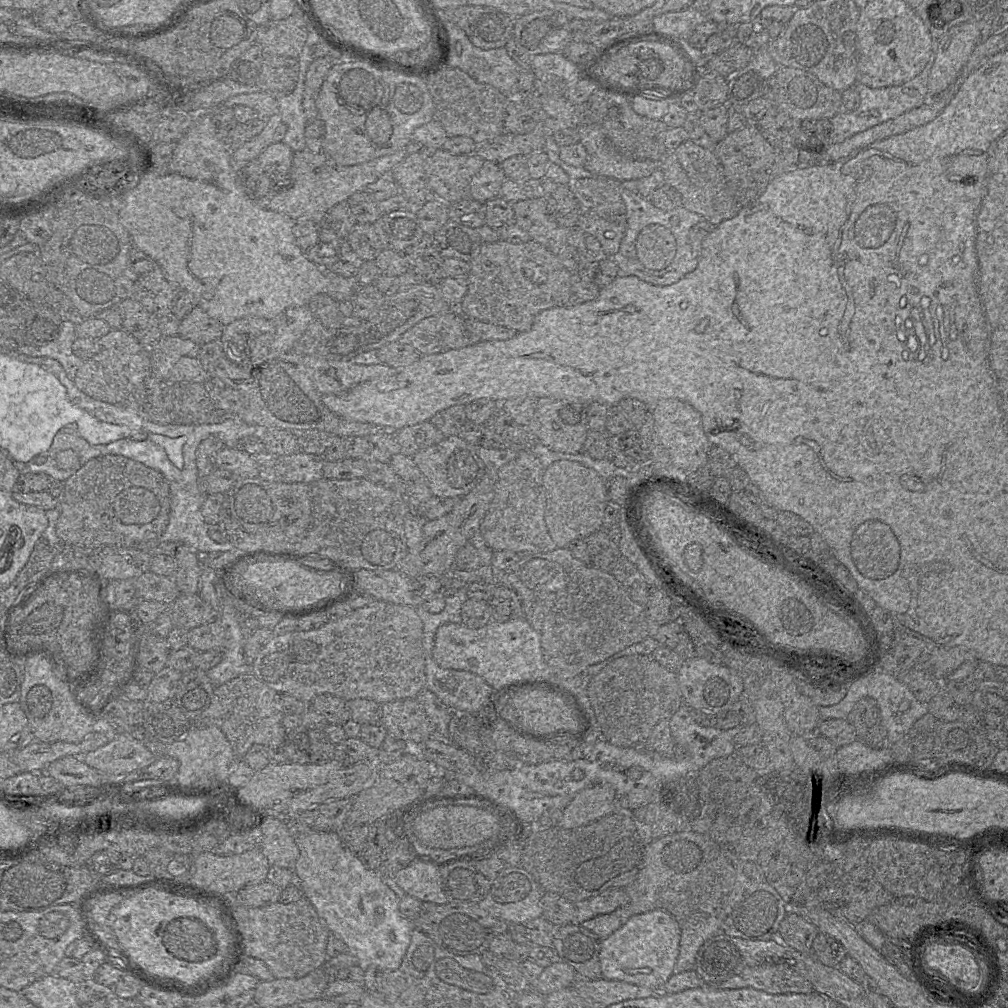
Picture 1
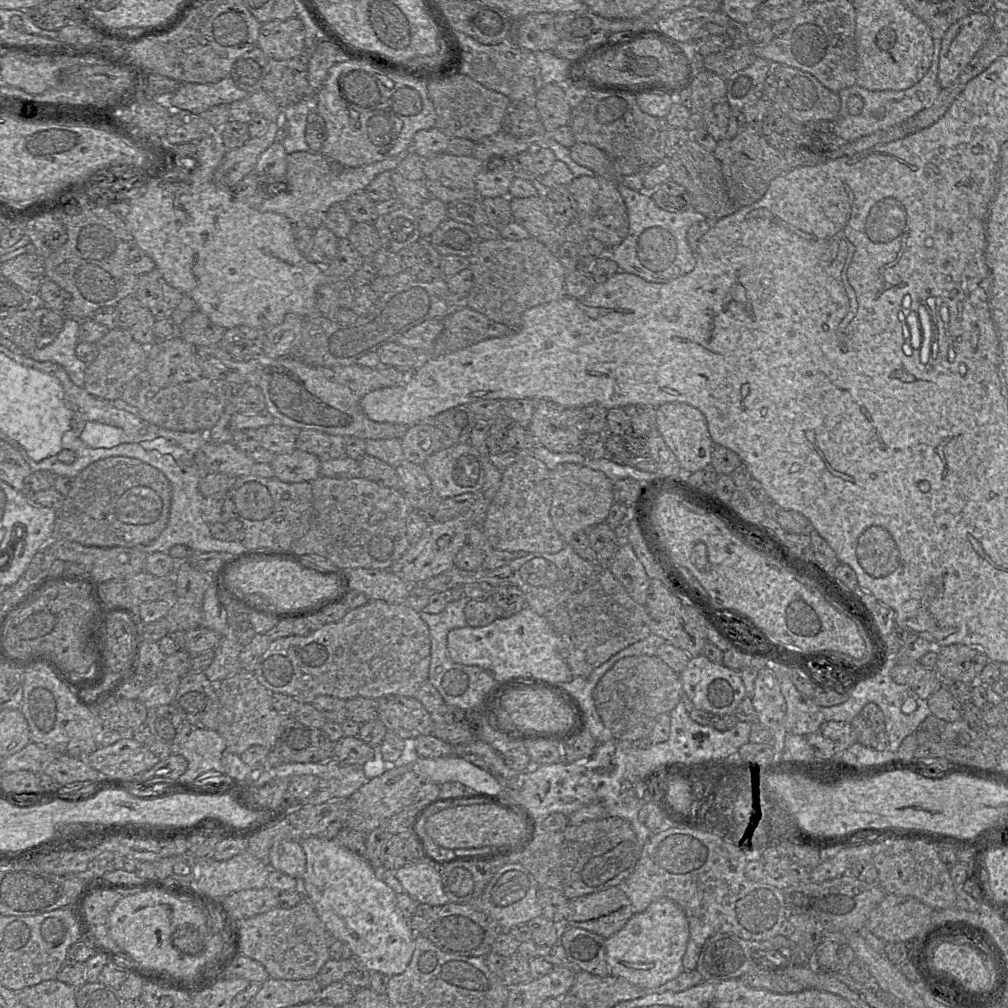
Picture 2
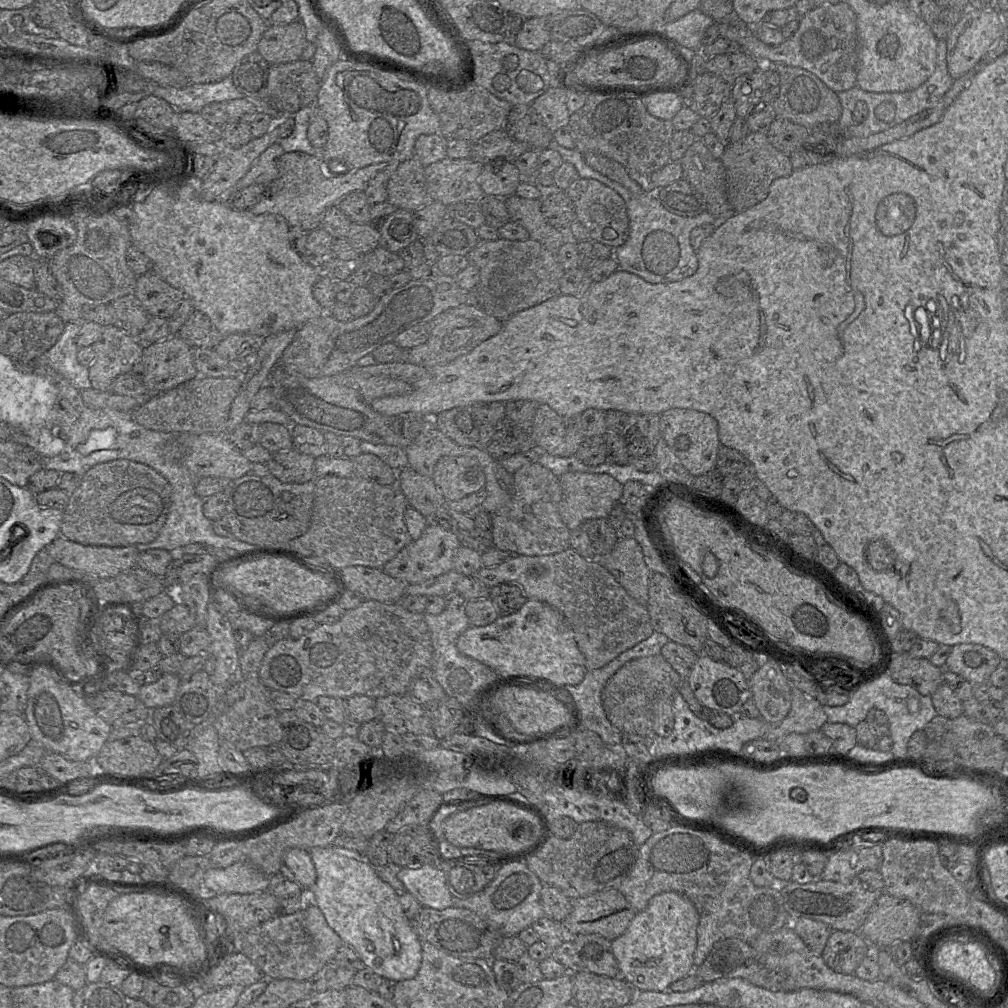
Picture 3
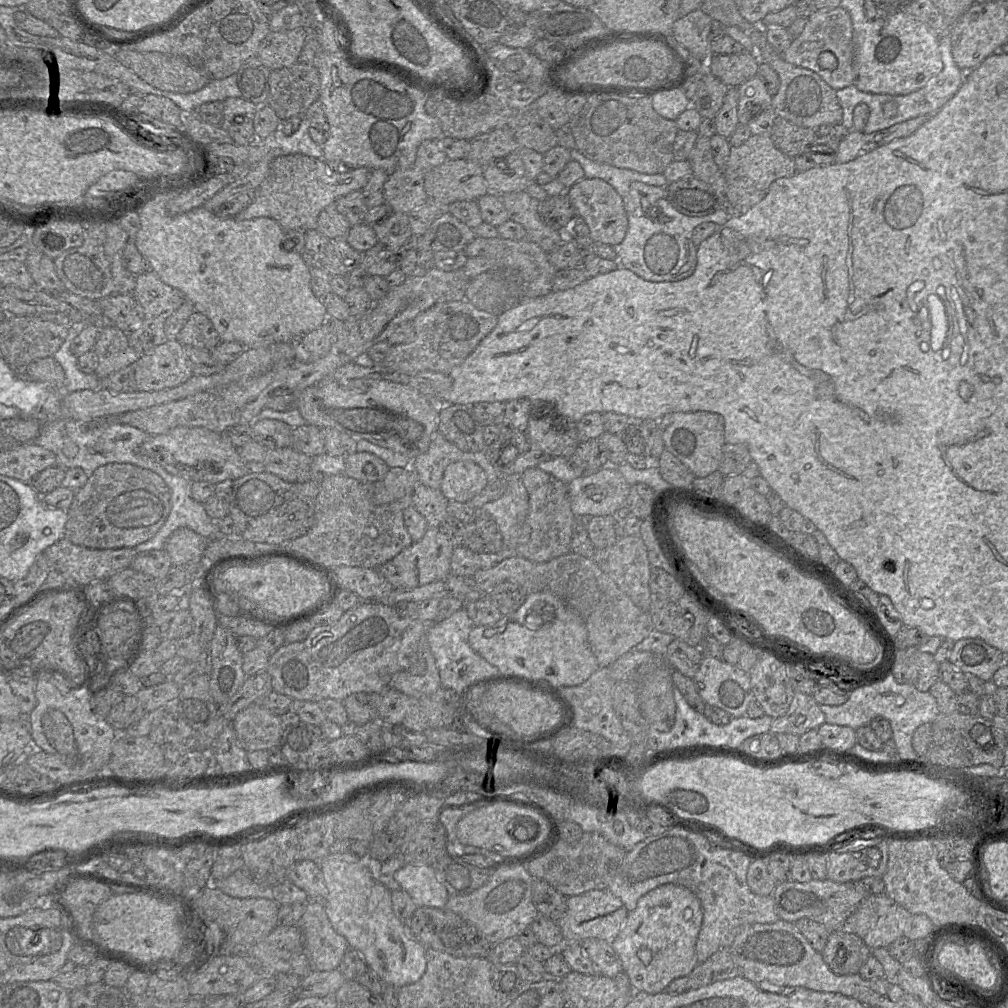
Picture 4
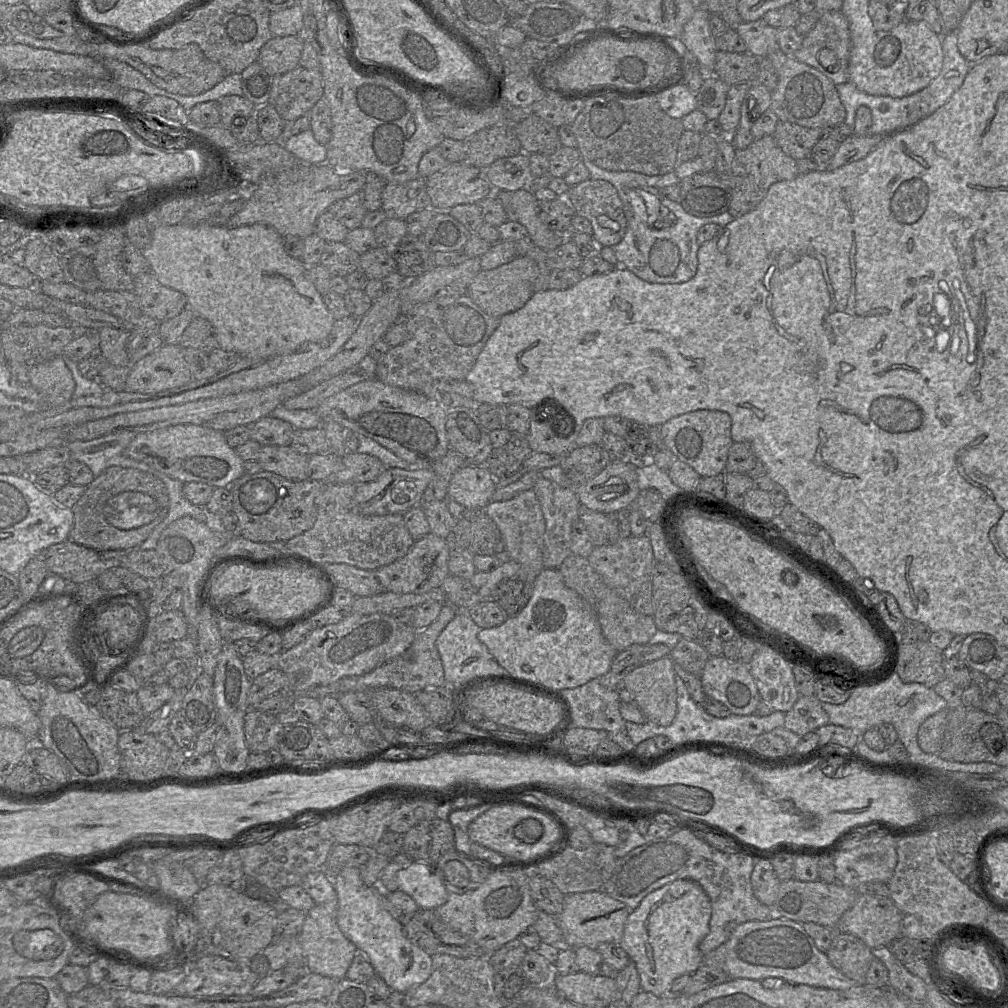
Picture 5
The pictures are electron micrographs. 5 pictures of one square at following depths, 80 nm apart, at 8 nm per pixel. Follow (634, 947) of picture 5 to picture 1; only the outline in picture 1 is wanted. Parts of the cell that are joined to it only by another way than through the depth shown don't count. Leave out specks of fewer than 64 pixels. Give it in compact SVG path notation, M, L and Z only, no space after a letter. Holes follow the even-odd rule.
M655 909L632 915L618 930L601 941L599 961L602 977L650 989L661 989L674 974L680 938L679 924L664 910Z

